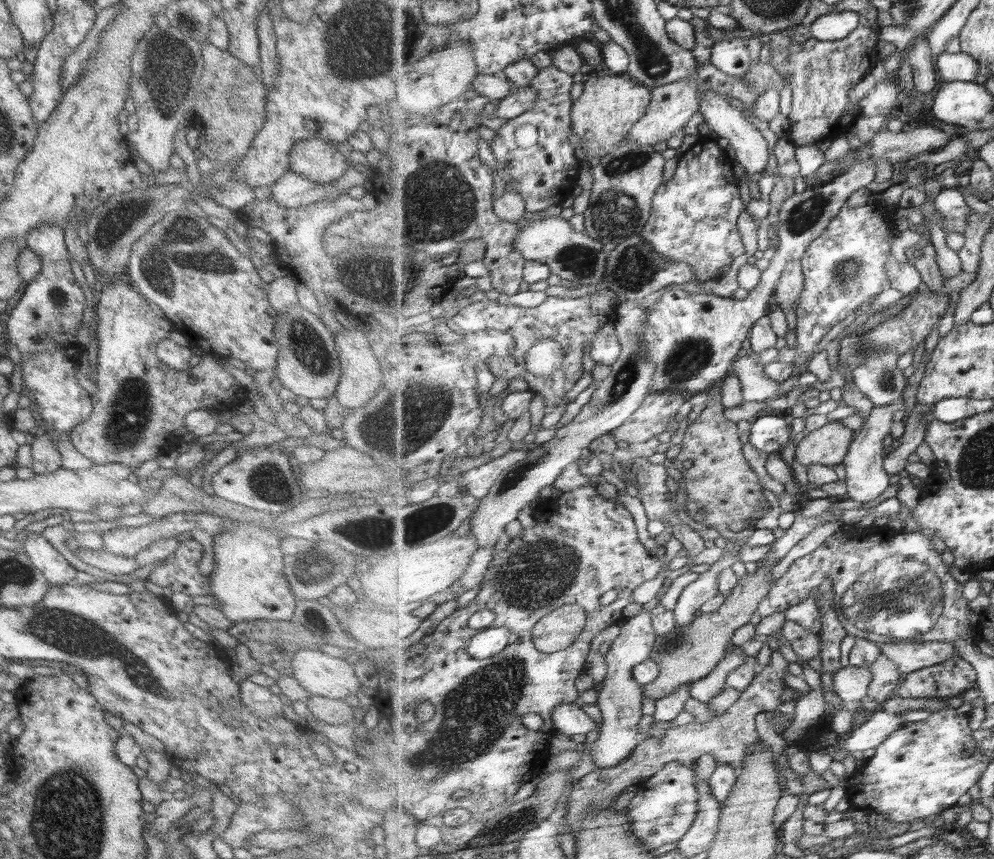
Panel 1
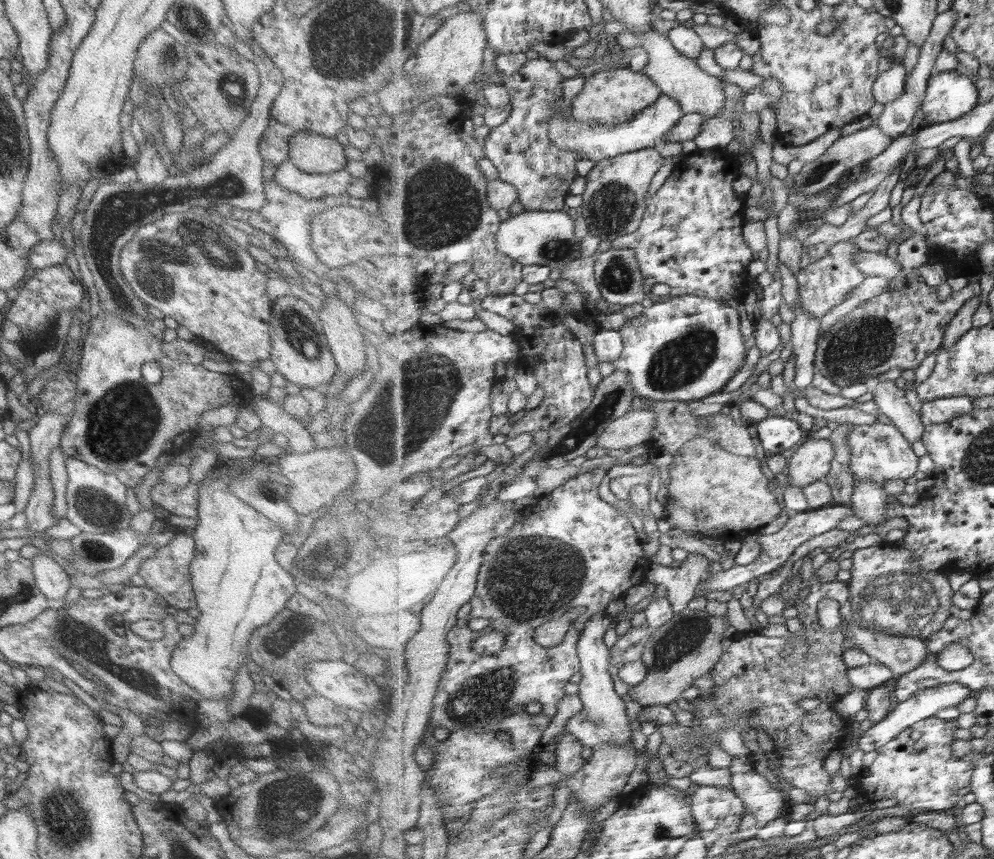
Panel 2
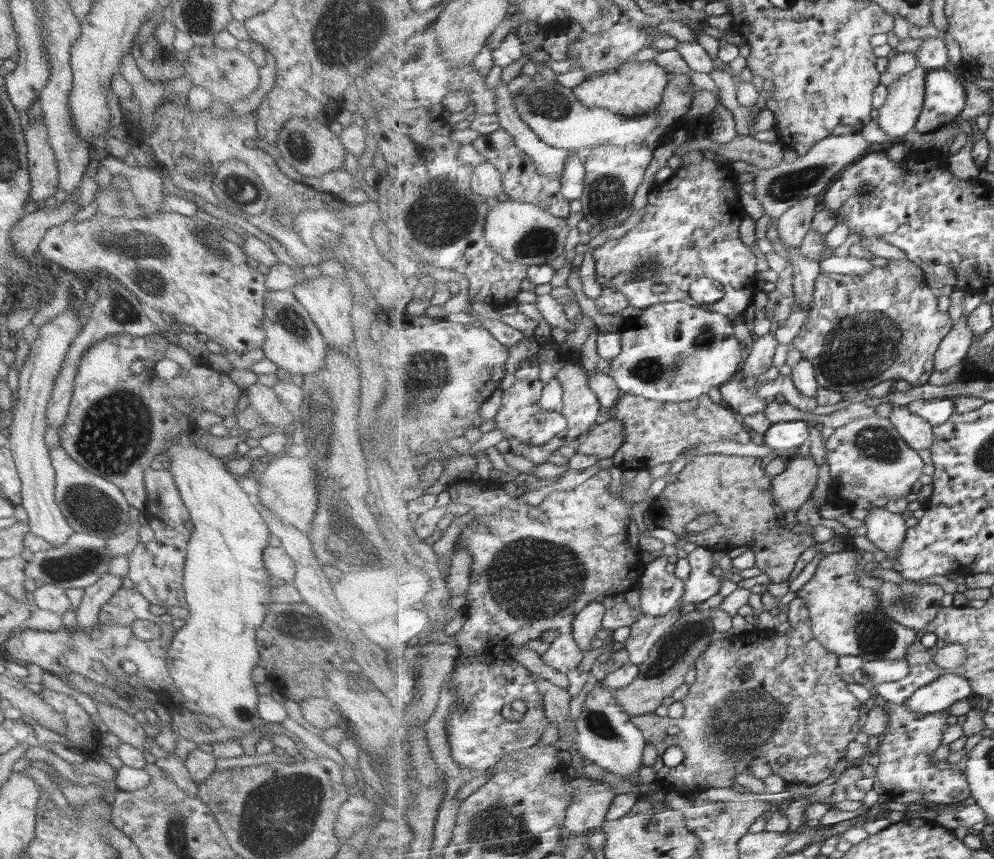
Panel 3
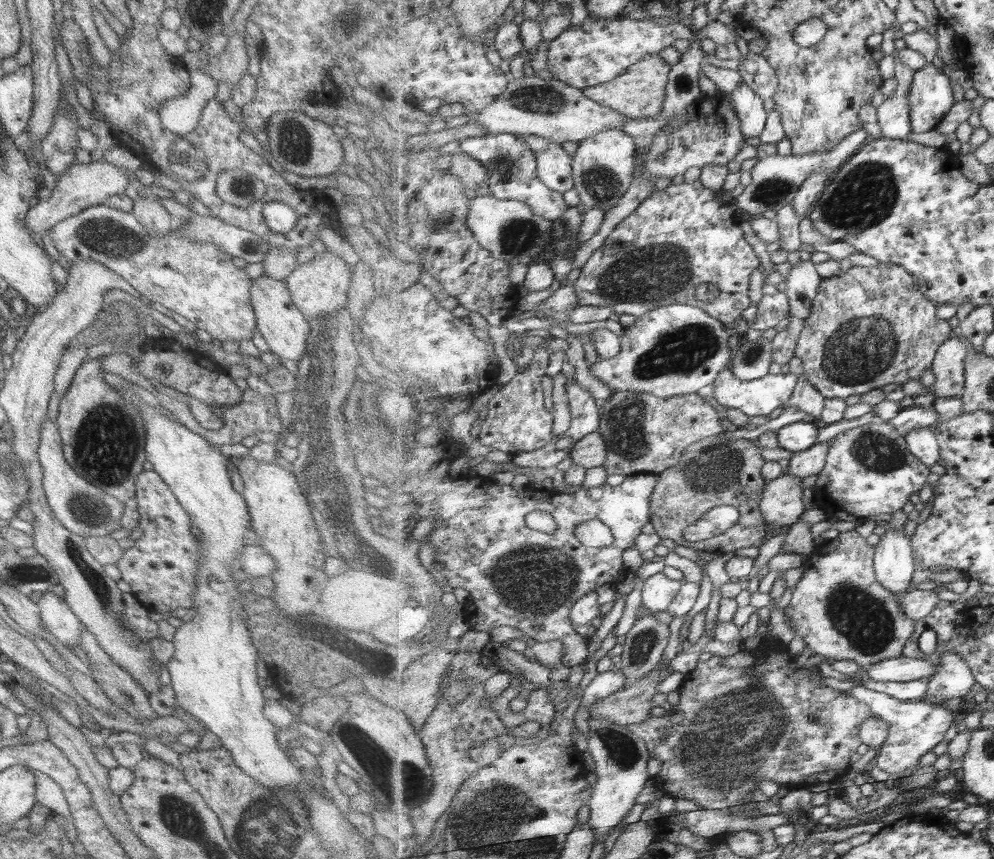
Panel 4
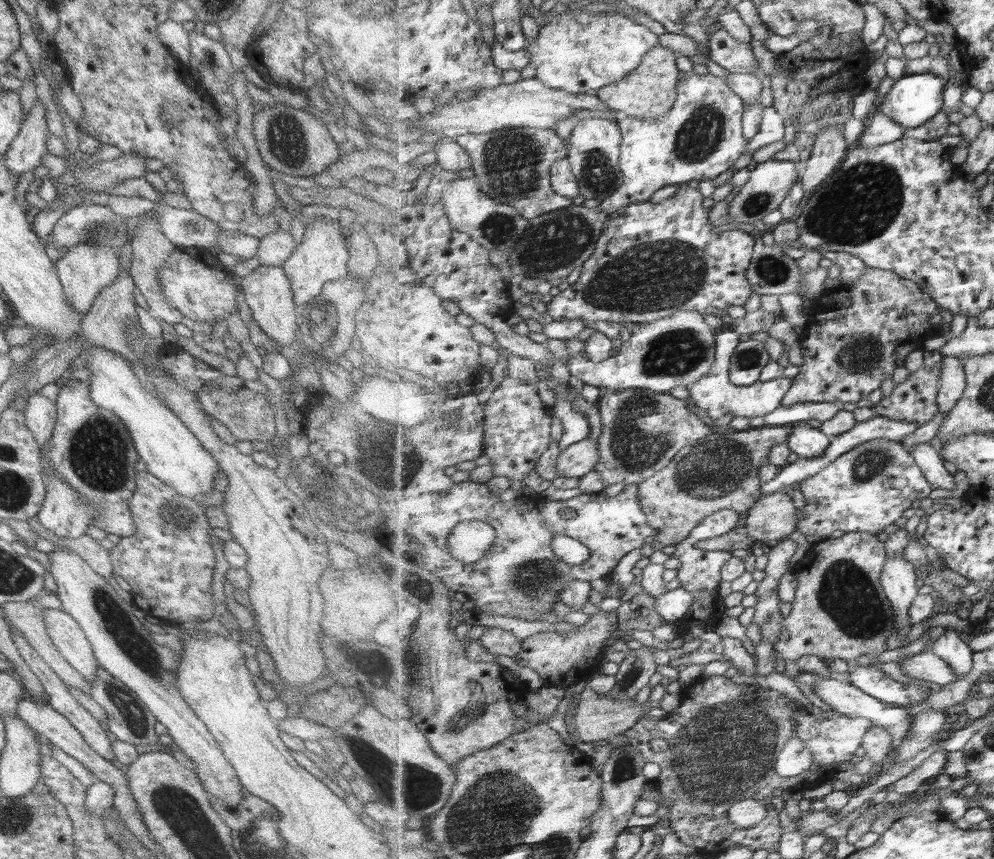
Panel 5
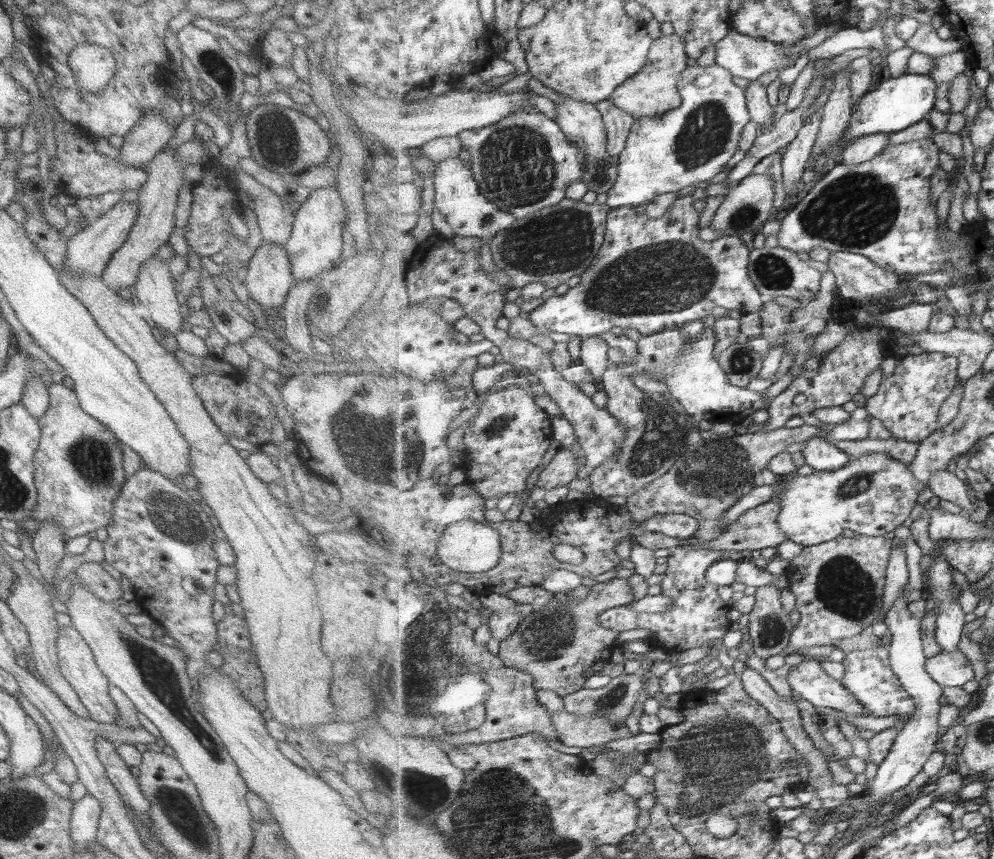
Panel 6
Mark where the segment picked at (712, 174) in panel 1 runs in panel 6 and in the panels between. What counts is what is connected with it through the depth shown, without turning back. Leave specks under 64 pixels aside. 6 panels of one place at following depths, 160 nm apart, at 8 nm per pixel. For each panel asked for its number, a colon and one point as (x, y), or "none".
2: (691, 239)
3: (690, 230)
4: (681, 236)
5: (652, 260)
6: (651, 274)

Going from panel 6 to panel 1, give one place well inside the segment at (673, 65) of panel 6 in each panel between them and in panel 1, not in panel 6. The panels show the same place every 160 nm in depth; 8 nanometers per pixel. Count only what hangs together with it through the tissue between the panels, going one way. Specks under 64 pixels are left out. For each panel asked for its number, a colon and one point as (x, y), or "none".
1: (609, 107)
2: (614, 95)
3: (634, 89)
4: (640, 92)
5: (650, 92)

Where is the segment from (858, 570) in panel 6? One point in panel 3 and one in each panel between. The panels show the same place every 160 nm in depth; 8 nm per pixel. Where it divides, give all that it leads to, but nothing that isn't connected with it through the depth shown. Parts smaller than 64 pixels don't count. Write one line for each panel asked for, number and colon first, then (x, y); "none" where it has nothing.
3: (847, 618)
4: (839, 608)
5: (840, 610)

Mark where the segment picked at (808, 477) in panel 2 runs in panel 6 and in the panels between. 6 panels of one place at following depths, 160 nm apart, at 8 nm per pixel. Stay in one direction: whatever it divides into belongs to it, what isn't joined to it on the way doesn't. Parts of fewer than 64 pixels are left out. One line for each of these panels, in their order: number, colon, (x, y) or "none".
3: (792, 488)
4: (783, 501)
5: (774, 517)
6: (758, 528)

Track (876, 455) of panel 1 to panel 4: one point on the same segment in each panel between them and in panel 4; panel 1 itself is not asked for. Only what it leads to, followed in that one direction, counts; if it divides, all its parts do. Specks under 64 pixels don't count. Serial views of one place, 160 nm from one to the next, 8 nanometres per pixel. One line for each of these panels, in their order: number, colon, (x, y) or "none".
2: (869, 500)
3: (886, 530)
4: (894, 563)

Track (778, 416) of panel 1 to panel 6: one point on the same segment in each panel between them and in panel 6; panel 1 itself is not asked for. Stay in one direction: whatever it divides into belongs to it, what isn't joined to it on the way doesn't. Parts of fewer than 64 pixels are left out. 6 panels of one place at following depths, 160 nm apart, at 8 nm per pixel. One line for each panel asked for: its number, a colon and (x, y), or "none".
2: (777, 435)
3: (786, 435)
4: (800, 436)
5: (805, 441)
6: (821, 455)

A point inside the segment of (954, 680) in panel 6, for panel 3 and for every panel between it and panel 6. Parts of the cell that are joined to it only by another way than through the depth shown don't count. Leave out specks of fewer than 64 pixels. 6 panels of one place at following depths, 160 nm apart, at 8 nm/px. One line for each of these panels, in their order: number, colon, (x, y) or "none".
3: (873, 673)
4: (903, 669)
5: (927, 666)

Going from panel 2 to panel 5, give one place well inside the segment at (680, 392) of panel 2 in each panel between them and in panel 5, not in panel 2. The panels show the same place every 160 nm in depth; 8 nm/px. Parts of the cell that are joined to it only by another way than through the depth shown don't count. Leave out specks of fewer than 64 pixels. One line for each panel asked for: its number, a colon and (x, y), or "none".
3: (675, 352)
4: (675, 350)
5: (678, 350)

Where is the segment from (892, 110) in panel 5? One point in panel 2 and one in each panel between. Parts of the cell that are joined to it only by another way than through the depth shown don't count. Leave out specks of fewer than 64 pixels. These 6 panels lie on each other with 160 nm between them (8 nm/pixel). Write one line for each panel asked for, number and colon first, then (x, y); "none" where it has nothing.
2: (950, 95)
3: (946, 97)
4: (931, 97)

